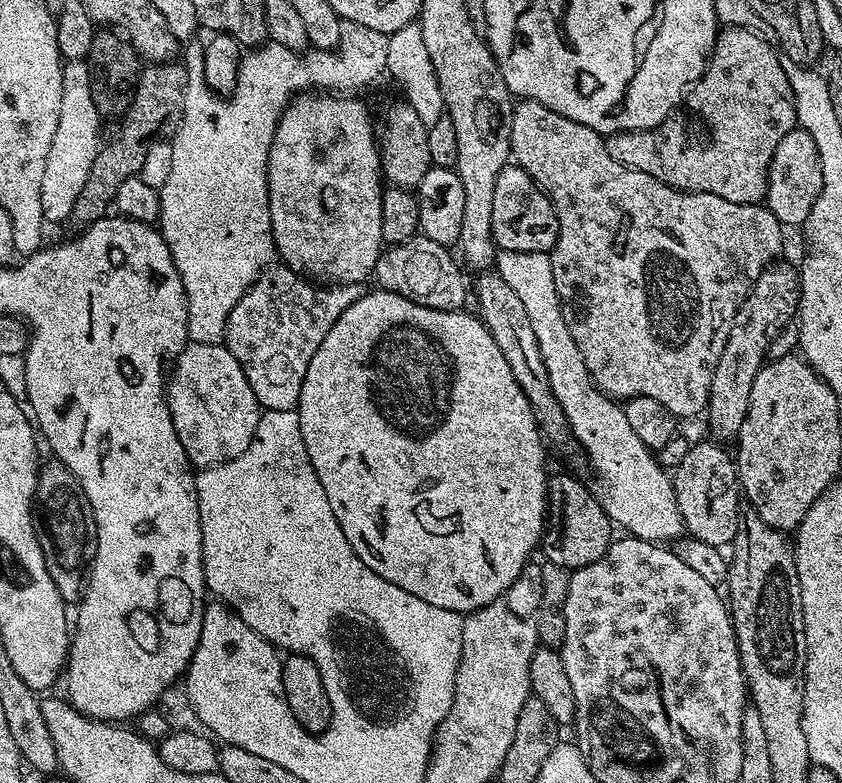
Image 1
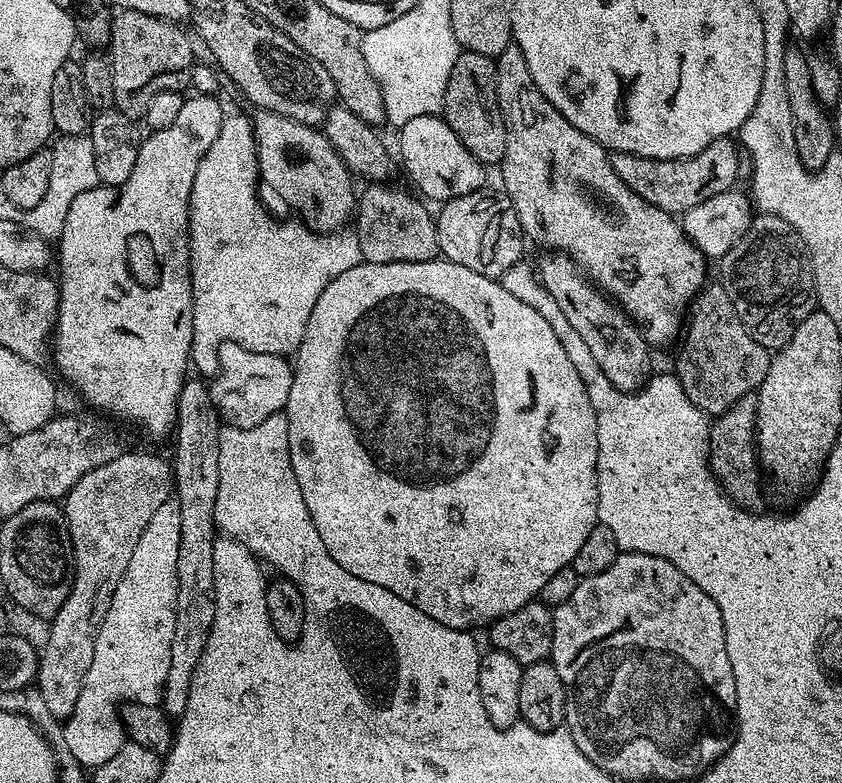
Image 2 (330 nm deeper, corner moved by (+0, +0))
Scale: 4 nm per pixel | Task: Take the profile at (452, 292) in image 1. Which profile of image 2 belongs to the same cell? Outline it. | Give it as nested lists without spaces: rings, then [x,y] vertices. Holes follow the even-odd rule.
[[[372,182],[368,189],[359,193],[354,209],[354,230],[358,234],[358,246],[362,246],[364,260],[370,264],[389,264],[390,262],[426,262],[437,259],[440,247],[433,213],[428,213],[429,205],[419,195],[400,188],[391,188],[388,182]]]

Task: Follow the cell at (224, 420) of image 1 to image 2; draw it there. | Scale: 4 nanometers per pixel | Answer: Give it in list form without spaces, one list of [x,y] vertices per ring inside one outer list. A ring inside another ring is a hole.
[[[226,340],[218,350],[220,359],[220,370],[211,377],[210,387],[212,389],[212,401],[220,419],[225,425],[234,428],[249,428],[258,426],[258,422],[266,422],[275,412],[283,412],[286,402],[290,398],[290,386],[292,385],[293,365],[288,364],[283,355],[275,356],[269,352],[251,352],[233,340]]]

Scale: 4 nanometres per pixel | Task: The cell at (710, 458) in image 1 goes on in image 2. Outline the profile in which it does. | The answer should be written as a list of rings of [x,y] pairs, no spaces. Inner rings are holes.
[[[747,392],[745,396],[738,398],[738,402],[734,402],[734,406],[730,406],[730,410],[721,412],[711,421],[708,430],[708,465],[732,503],[747,512],[760,512],[763,509],[764,488],[760,485],[762,469],[760,458],[756,455],[756,392]]]

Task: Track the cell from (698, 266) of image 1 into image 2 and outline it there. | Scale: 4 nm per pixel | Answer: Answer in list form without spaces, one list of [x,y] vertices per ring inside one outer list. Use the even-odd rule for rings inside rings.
[[[515,42],[510,46],[506,46],[506,50],[502,50],[502,54],[495,57],[495,61],[496,93],[498,94],[498,102],[500,103],[500,109],[504,115],[504,125],[506,126],[506,152],[499,162],[498,171],[500,171],[501,178],[504,179],[504,184],[502,184],[503,191],[507,192],[508,197],[512,199],[512,205],[520,219],[520,229],[524,232],[525,237],[529,241],[537,240],[538,243],[545,244],[543,246],[545,249],[567,252],[582,269],[584,275],[596,287],[603,288],[609,297],[620,305],[623,312],[640,329],[640,333],[644,335],[649,345],[668,344],[672,339],[675,341],[682,332],[682,314],[687,313],[693,298],[699,294],[700,289],[706,283],[706,277],[704,277],[706,257],[704,253],[689,240],[687,234],[684,233],[681,221],[673,213],[662,210],[658,206],[638,198],[638,194],[634,194],[634,190],[630,190],[630,186],[626,186],[626,182],[622,182],[622,178],[618,178],[618,174],[614,174],[612,158],[608,149],[602,147],[594,138],[582,134],[582,130],[578,130],[578,126],[574,126],[569,122],[542,94],[542,90],[538,90],[534,78],[530,78],[530,66],[526,66],[526,58]]]

